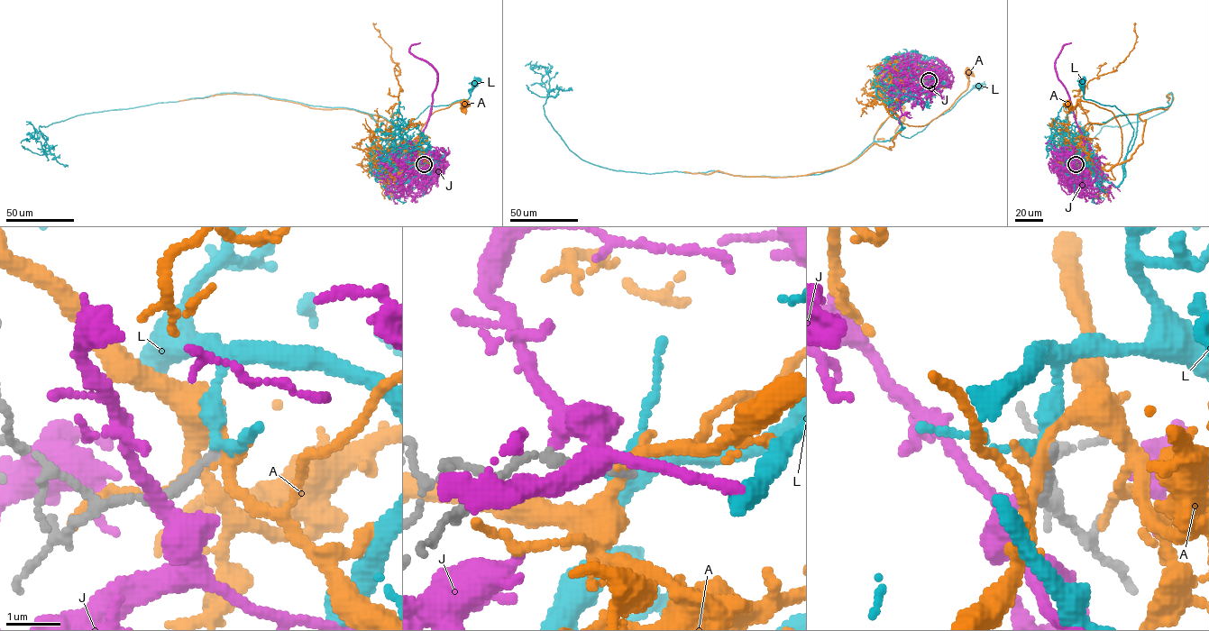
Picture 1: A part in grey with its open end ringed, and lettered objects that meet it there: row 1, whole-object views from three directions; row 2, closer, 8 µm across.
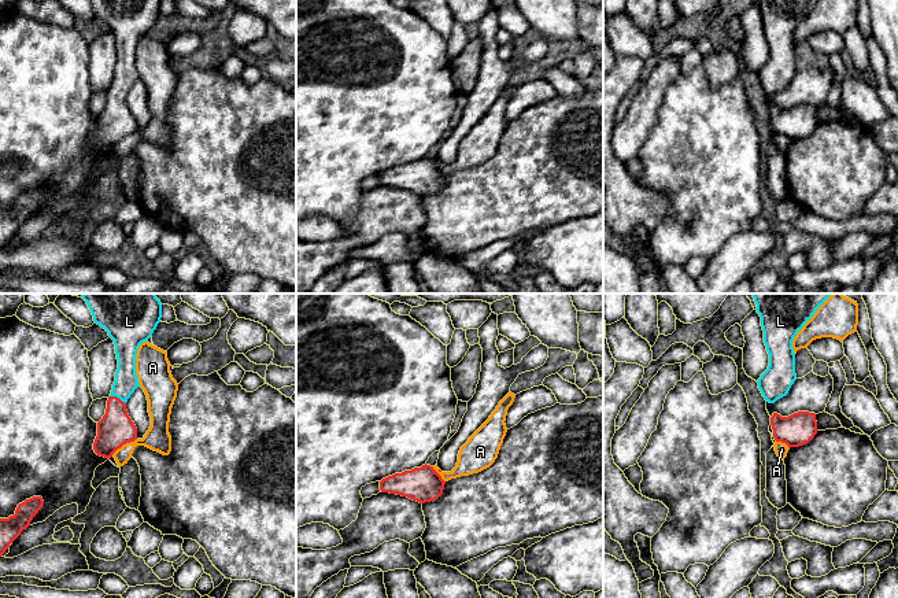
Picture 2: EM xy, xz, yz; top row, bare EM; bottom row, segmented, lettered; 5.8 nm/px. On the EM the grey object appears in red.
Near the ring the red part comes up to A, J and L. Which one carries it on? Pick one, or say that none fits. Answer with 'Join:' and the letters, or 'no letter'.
Join: L

